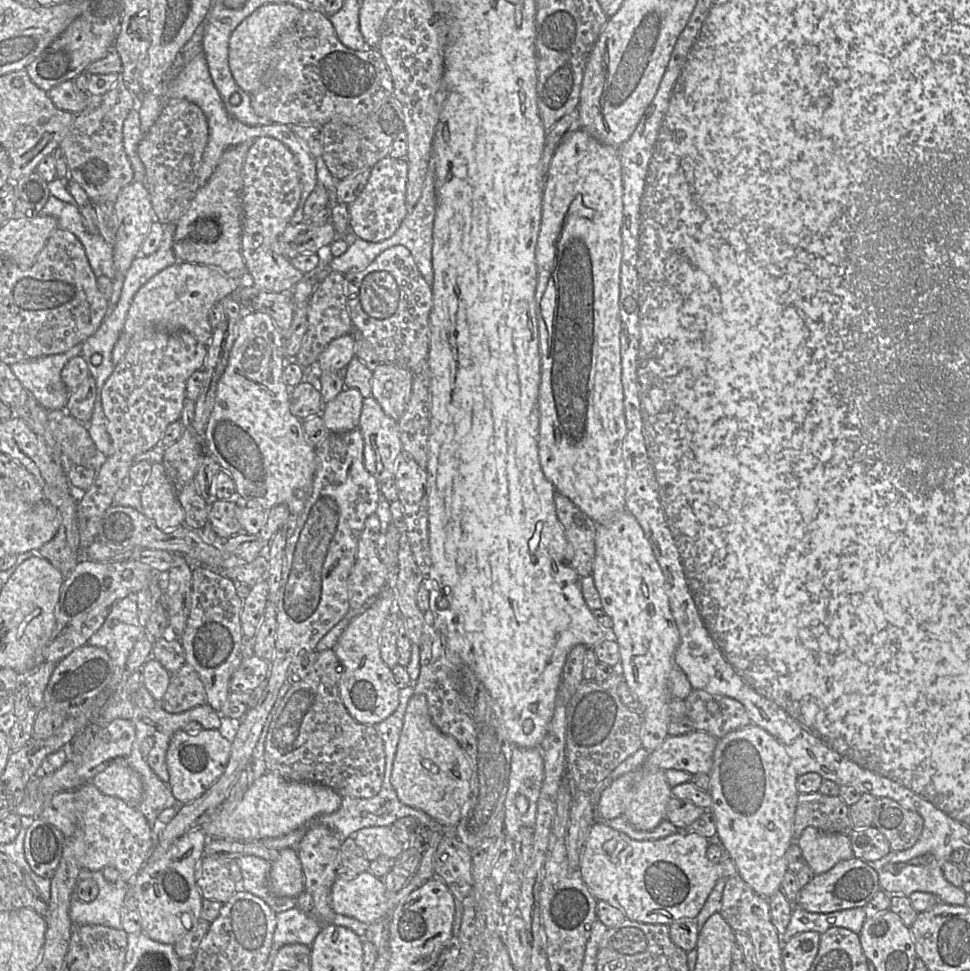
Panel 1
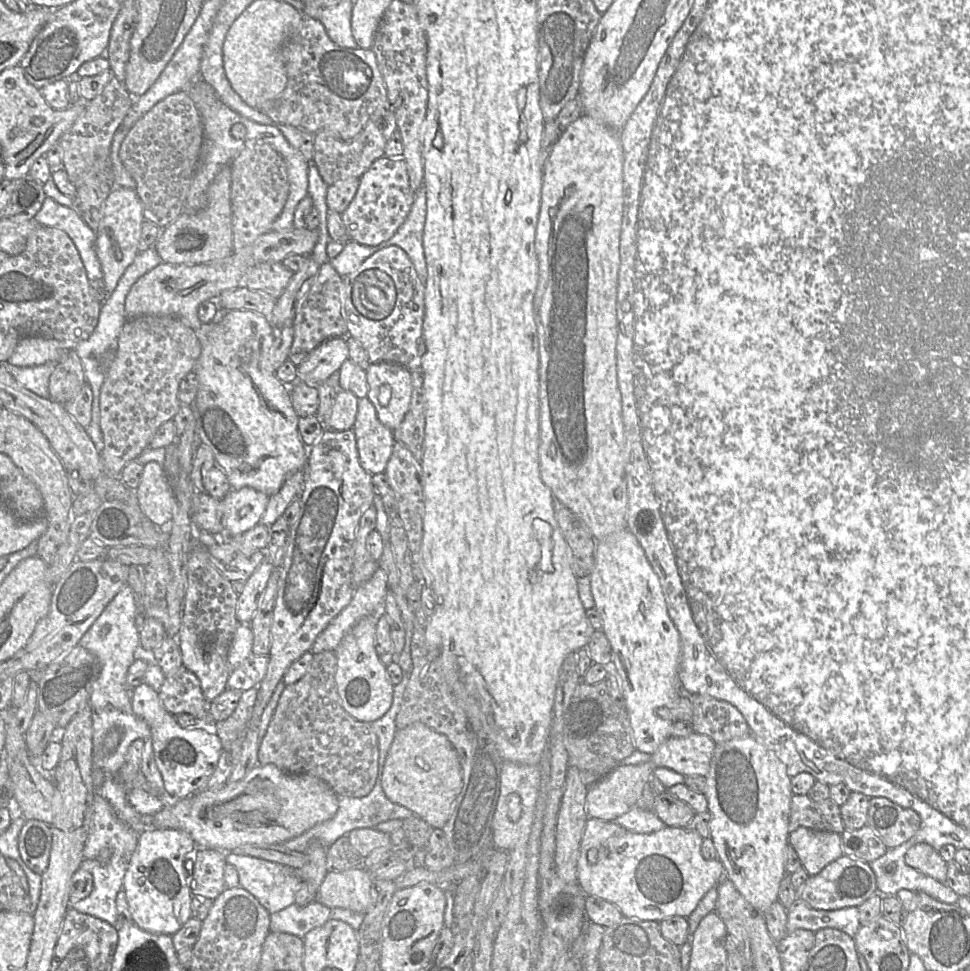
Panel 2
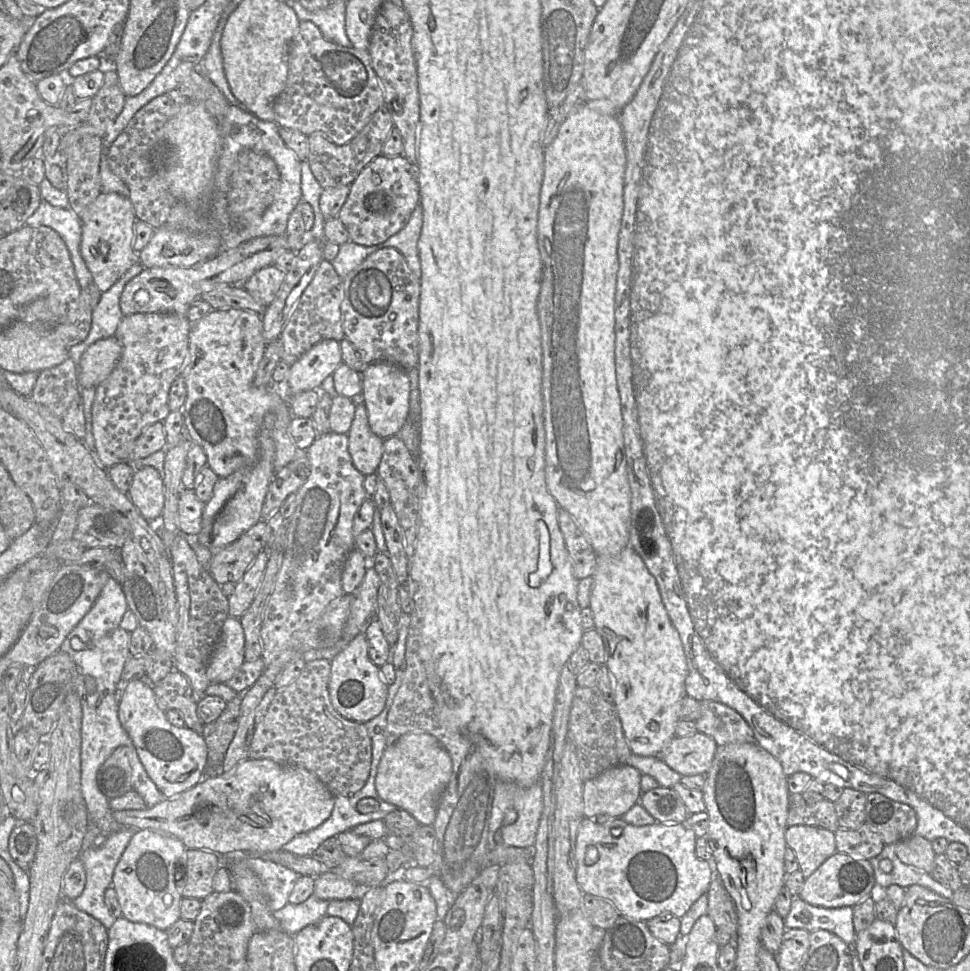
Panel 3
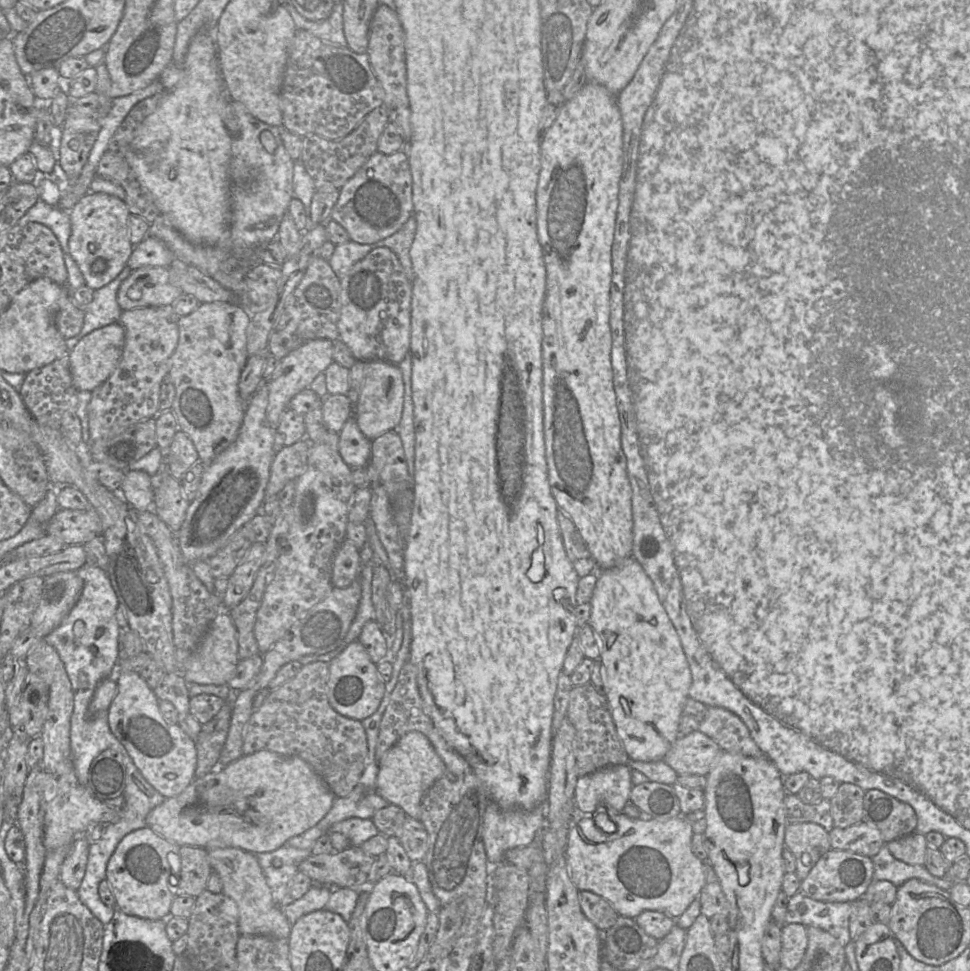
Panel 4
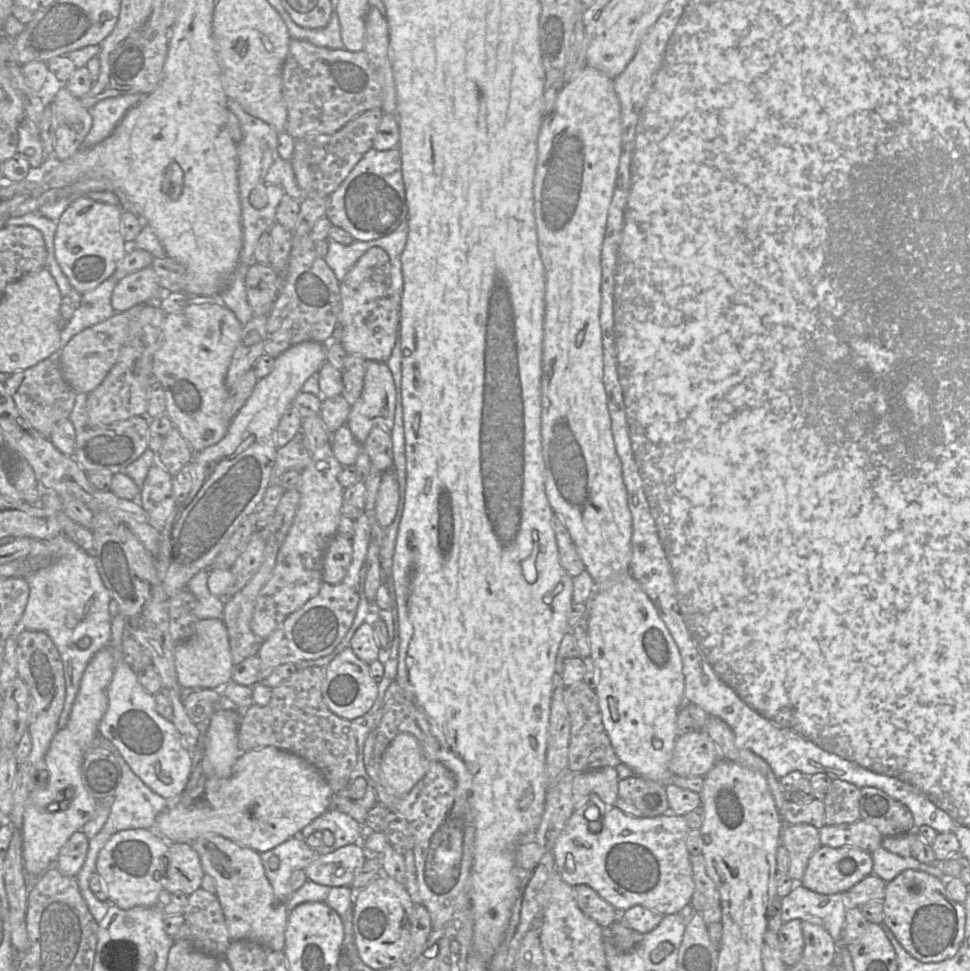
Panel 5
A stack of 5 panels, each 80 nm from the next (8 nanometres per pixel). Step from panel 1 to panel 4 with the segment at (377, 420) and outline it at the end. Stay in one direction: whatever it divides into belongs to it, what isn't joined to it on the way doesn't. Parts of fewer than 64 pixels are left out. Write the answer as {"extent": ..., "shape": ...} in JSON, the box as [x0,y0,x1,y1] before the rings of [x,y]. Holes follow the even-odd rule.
{"extent":[338,415,371,468],"shape":[[[353,415],[339,433],[338,451],[351,468],[364,468],[371,460],[371,441],[363,435]]]}

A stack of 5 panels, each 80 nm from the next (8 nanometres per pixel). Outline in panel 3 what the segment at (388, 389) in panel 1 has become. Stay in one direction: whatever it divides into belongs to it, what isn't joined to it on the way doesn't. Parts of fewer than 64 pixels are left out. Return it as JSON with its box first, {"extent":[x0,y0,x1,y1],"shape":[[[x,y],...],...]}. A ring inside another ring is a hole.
{"extent":[361,362,410,439],"shape":[[[375,362],[367,364],[362,379],[361,397],[370,429],[383,439],[396,435],[409,414],[410,380],[407,371],[391,363]]]}

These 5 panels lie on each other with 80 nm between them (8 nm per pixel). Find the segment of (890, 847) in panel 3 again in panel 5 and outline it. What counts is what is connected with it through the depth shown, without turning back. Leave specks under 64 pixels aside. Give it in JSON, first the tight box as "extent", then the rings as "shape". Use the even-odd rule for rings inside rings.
{"extent":[871,845,946,883],"shape":[[[882,845],[871,852],[871,856],[873,860],[872,873],[883,879],[886,883],[890,882],[902,871],[907,869],[925,871],[935,877],[943,879],[944,881],[946,880],[942,872],[941,862],[925,864],[913,856],[902,857],[892,853],[886,850]]]}

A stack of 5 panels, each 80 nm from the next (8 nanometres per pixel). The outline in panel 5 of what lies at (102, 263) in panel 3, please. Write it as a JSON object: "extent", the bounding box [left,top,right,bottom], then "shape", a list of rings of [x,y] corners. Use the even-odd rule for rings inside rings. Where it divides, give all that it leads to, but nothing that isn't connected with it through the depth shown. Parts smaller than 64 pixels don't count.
{"extent":[55,196,128,293],"shape":[[[82,196],[72,202],[57,220],[55,258],[75,290],[85,293],[109,279],[128,252],[121,232],[122,209]]]}

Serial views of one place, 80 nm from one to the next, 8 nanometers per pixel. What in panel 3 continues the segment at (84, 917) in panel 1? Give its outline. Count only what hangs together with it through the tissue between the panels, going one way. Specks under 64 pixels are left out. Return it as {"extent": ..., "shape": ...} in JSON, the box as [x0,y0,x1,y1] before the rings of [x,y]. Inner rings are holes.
{"extent":[74,829,139,929],"shape":[[[124,829],[111,834],[100,846],[93,846],[84,849],[80,855],[80,859],[86,871],[86,884],[82,894],[74,900],[74,905],[79,910],[91,915],[100,921],[107,929],[115,922],[115,917],[105,904],[104,894],[106,889],[112,887],[113,874],[115,868],[129,844],[134,830],[139,829]]]}

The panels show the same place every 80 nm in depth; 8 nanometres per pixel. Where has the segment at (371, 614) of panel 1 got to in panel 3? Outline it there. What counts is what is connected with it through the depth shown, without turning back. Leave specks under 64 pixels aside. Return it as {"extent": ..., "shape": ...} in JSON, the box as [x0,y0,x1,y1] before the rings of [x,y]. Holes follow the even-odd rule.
{"extent":[328,633,388,723],"shape":[[[364,633],[358,634],[332,660],[328,683],[329,695],[334,709],[346,719],[366,723],[379,715],[386,704],[388,686],[380,668],[368,655],[368,644]]]}

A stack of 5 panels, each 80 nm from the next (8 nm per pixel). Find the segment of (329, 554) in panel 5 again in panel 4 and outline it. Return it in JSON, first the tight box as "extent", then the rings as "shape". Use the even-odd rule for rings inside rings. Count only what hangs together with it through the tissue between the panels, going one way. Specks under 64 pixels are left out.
{"extent":[331,539,362,588],"shape":[[[345,539],[337,548],[331,572],[333,587],[344,588],[359,578],[362,563],[357,547],[348,539]]]}

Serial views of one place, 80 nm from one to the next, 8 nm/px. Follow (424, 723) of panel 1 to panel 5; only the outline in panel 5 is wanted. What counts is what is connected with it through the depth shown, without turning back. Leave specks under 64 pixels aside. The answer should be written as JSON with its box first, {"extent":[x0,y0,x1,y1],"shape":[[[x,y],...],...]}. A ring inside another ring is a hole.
{"extent":[381,733,428,796],"shape":[[[399,733],[384,751],[381,782],[390,794],[404,796],[424,777],[428,760],[416,736]]]}

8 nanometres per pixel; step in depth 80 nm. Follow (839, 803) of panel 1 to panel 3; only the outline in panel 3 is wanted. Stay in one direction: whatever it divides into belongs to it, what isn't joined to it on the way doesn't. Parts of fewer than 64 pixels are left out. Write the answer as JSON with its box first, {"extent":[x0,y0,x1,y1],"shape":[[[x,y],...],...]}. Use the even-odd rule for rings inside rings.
{"extent":[787,793,840,832],"shape":[[[790,793],[787,826],[809,825],[836,832],[840,829],[834,802],[824,799],[809,805],[801,793]]]}

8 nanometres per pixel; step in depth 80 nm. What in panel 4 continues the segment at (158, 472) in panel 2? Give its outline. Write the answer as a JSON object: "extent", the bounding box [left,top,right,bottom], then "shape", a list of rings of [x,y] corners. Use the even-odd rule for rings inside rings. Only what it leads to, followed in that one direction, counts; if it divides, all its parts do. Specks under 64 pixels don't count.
{"extent":[120,470,155,513],"shape":[[[141,470],[125,471],[125,476],[120,486],[126,498],[126,502],[140,511],[155,513],[154,487],[151,476]]]}

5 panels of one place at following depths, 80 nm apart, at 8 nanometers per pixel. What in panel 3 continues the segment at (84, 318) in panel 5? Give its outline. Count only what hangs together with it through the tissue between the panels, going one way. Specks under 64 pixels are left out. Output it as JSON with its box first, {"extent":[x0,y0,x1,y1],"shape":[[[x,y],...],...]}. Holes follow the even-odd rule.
{"extent":[69,260,144,365],"shape":[[[137,260],[111,288],[102,292],[99,303],[92,311],[92,324],[89,334],[82,342],[69,348],[69,355],[77,365],[81,356],[90,345],[100,339],[115,335],[124,316],[120,307],[120,298],[125,285],[141,273],[144,268]]]}

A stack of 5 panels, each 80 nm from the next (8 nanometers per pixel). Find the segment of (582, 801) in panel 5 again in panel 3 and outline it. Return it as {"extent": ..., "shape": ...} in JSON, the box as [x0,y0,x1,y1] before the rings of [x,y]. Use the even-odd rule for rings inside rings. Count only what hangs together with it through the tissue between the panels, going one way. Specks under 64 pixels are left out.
{"extent":[583,764,642,819],"shape":[[[626,764],[615,765],[593,779],[583,782],[583,814],[593,819],[599,815],[611,818],[622,817],[630,808],[639,802],[642,773],[635,767]]]}

